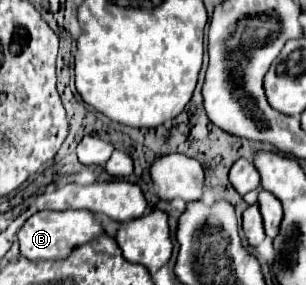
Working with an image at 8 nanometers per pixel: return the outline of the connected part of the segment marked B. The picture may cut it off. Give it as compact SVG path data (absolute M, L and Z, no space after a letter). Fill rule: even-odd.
M43 210L33 214L17 232L17 240L21 244L21 254L29 260L61 260L67 258L77 246L93 240L103 232L101 224L87 210L65 210L53 212Z

